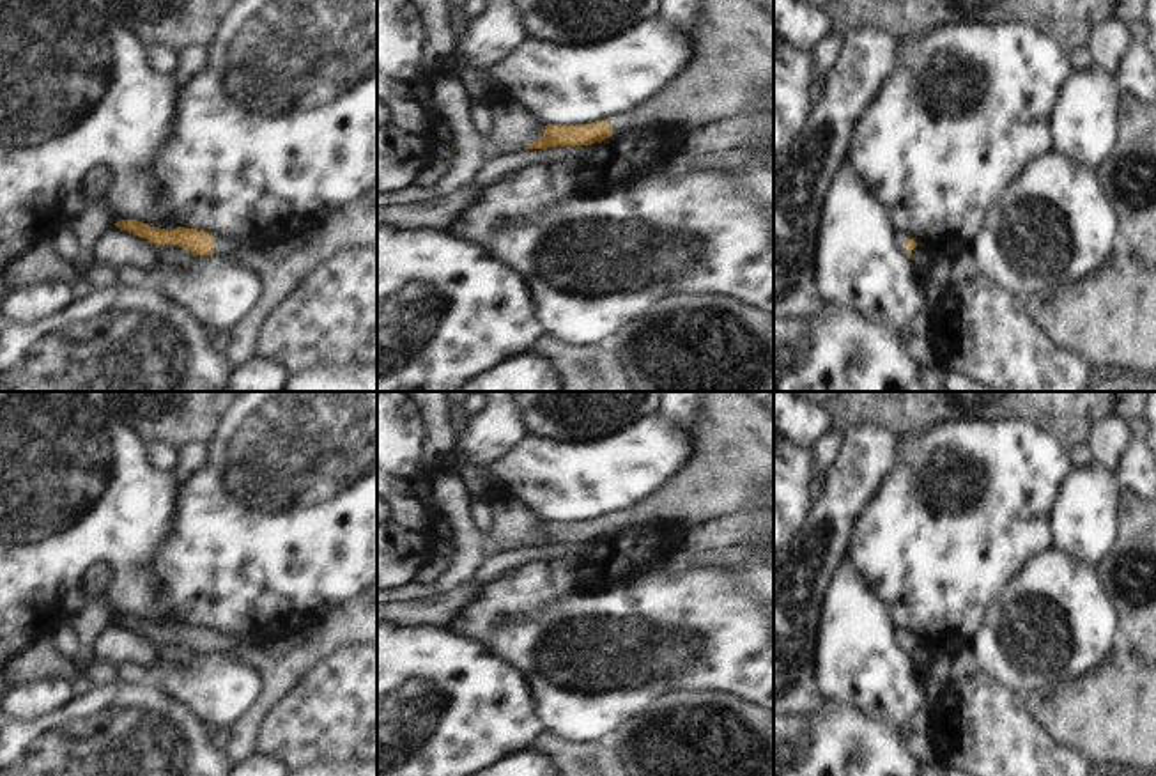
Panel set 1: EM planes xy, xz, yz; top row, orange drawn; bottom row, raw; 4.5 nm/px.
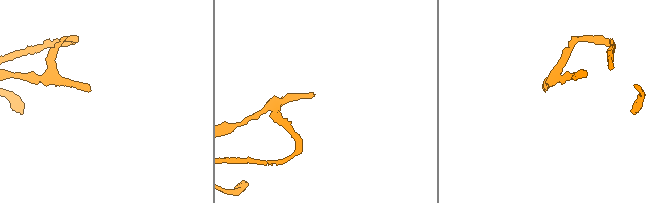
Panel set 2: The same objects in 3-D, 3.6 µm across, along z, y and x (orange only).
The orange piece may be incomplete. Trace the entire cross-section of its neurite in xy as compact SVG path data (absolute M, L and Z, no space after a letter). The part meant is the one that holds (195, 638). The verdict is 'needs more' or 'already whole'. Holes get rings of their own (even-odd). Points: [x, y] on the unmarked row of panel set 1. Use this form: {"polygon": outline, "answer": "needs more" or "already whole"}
{"polygon": "M119 617L115 624L126 629L133 629L135 632L145 634L156 643L179 641L193 652L205 654L212 647L216 647L218 652L228 654L234 647L250 645L266 654L269 659L281 659L292 654L294 650L299 650L301 643L310 638L308 631L301 631L273 643L258 643L253 638L244 638L239 634L220 632L214 636L212 631L205 627L184 624L165 627L161 624L150 624L136 617Z", "answer": "needs more"}

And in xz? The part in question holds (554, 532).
{"polygon": "M703 392L697 413L697 459L667 487L637 501L627 510L618 510L609 521L547 521L543 533L526 546L549 546L558 542L591 542L614 530L650 524L655 519L671 519L687 528L705 524L724 514L733 514L756 491L774 489L774 416L747 392Z", "answer": "needs more"}

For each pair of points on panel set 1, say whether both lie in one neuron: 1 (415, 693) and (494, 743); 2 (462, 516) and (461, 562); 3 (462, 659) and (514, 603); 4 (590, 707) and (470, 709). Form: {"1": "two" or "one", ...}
{"1": "one", "2": "one", "3": "two", "4": "two"}

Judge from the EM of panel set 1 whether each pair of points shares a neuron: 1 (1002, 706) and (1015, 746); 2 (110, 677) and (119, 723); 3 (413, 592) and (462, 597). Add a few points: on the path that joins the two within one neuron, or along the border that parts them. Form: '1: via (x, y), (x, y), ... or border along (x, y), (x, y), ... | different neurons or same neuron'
1: via (1002, 716), (1004, 736) | same neuron
2: border along (119, 681), (92, 686) | different neurons
3: border along (431, 596), (395, 603) | different neurons

